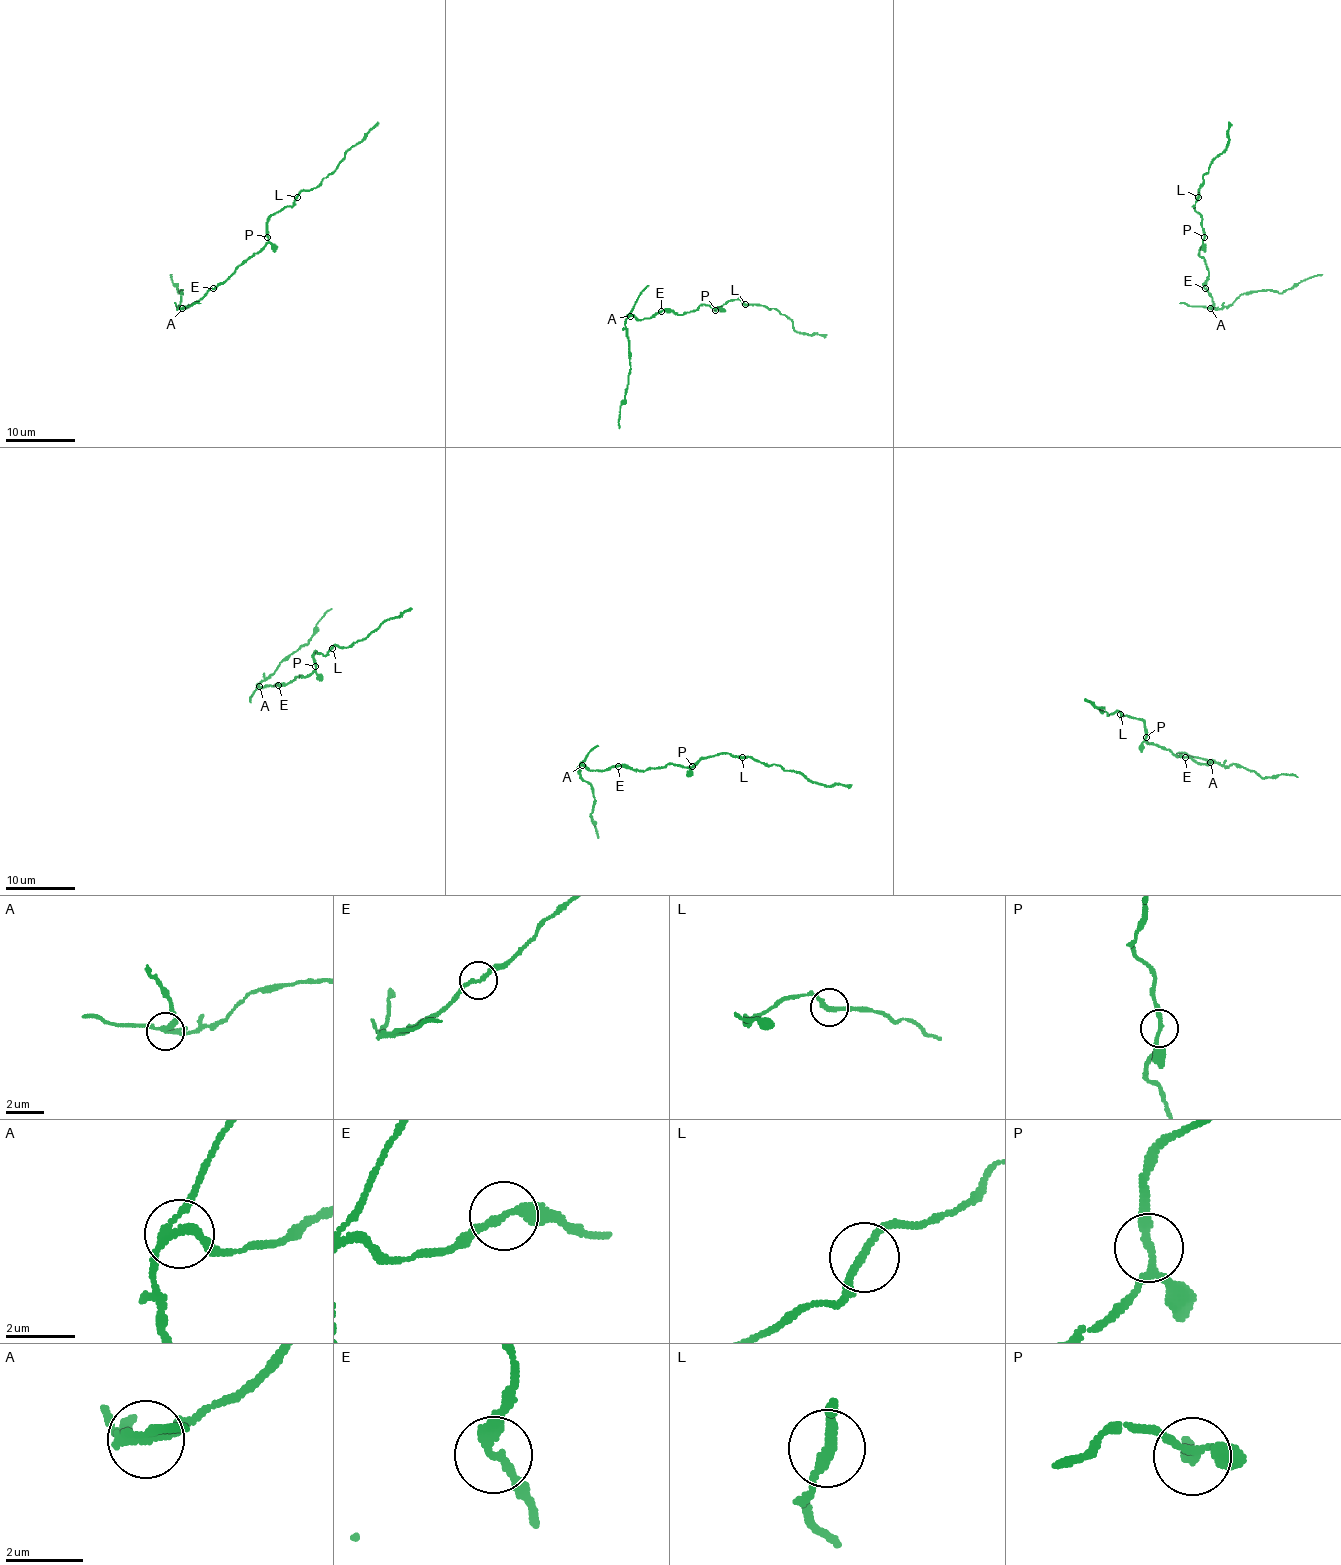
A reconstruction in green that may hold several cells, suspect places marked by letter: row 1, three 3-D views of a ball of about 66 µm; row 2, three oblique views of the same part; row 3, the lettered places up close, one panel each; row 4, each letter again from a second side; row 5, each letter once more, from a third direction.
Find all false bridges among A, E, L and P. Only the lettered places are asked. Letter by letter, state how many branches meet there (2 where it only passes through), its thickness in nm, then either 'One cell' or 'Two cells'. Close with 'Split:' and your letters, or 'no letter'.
A: Branches: 3. Thickness 200 nm. Two cells
E: Branches: 2. Thickness 200 nm. One cell
L: Branches: 2. Thickness 240 nm. One cell
P: Branches: 3. Thickness 200 nm. One cell
Split: A

